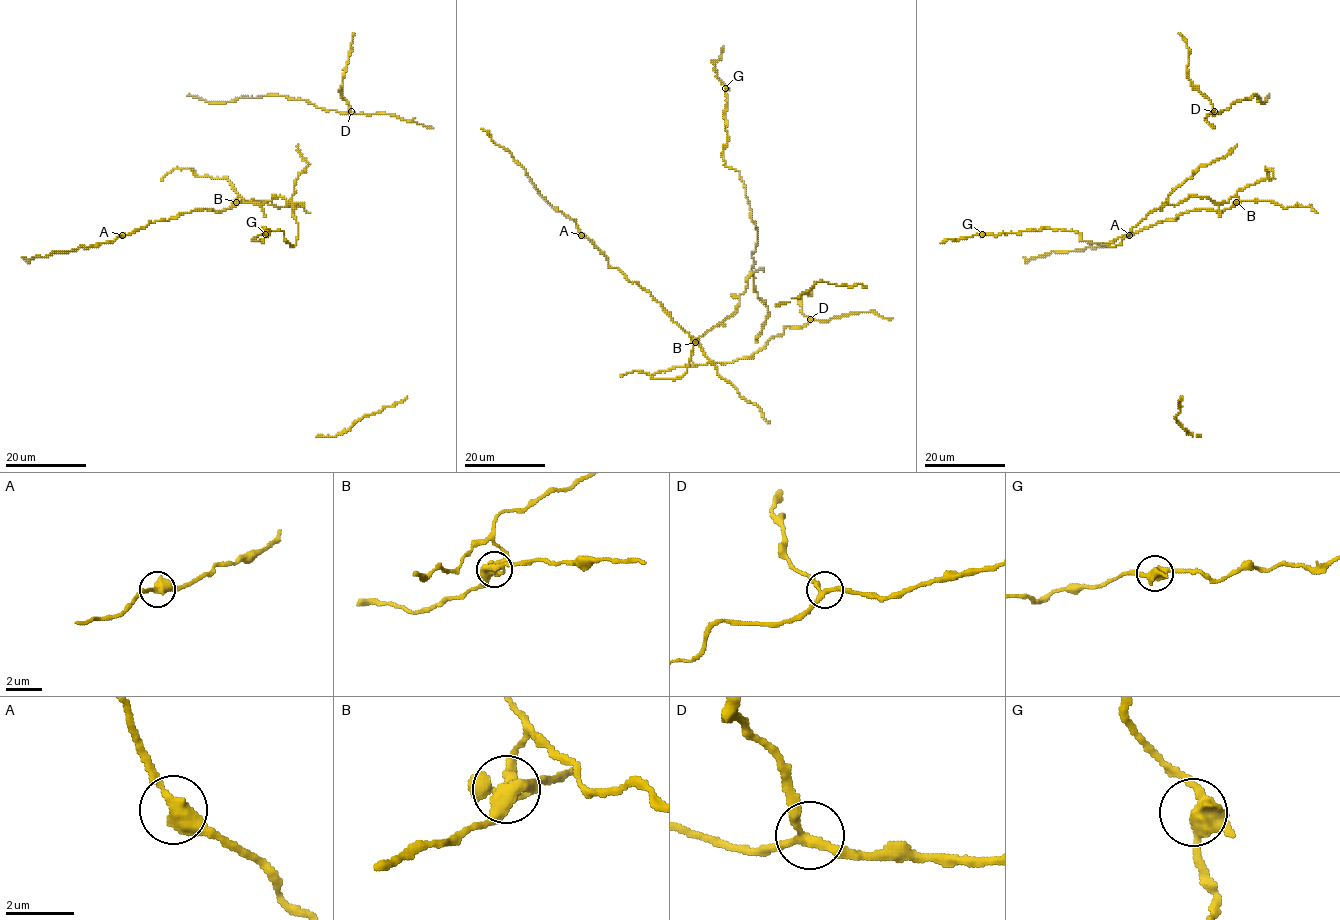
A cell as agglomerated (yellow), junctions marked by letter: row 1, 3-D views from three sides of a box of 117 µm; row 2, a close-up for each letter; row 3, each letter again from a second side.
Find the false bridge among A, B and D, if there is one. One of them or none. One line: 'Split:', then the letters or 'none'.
Split: B

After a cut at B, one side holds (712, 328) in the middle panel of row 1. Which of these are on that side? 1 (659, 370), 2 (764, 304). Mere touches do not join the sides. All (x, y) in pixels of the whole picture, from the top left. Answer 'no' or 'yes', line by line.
1: no
2: yes

